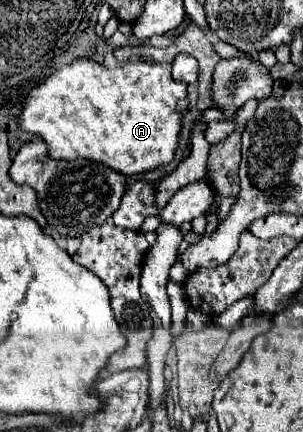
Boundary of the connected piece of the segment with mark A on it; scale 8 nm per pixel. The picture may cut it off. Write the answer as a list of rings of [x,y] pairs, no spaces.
[[[78,58],[28,92],[24,112],[18,114],[18,126],[40,136],[54,160],[74,160],[74,156],[82,156],[86,160],[102,162],[126,176],[136,176],[174,160],[174,150],[178,148],[180,114],[186,108],[186,84],[172,80],[168,62],[148,64],[144,60],[130,60],[122,66],[106,68],[92,58]]]

